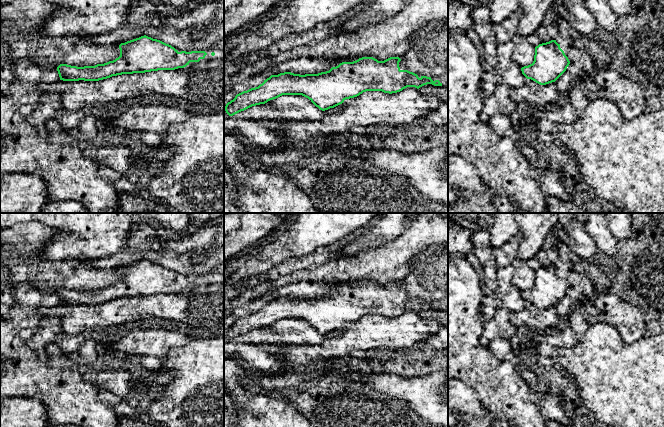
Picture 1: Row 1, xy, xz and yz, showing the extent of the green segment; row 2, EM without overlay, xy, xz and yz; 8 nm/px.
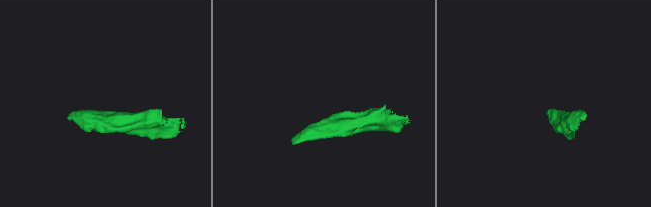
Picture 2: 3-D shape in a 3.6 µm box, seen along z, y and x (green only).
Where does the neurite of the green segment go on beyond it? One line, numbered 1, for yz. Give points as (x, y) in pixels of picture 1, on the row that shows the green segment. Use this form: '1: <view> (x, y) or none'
1: none

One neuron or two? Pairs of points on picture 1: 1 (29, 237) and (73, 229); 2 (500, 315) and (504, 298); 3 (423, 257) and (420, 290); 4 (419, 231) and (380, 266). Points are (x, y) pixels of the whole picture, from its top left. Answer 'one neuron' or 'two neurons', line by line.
1: two neurons
2: two neurons
3: one neuron
4: one neuron

